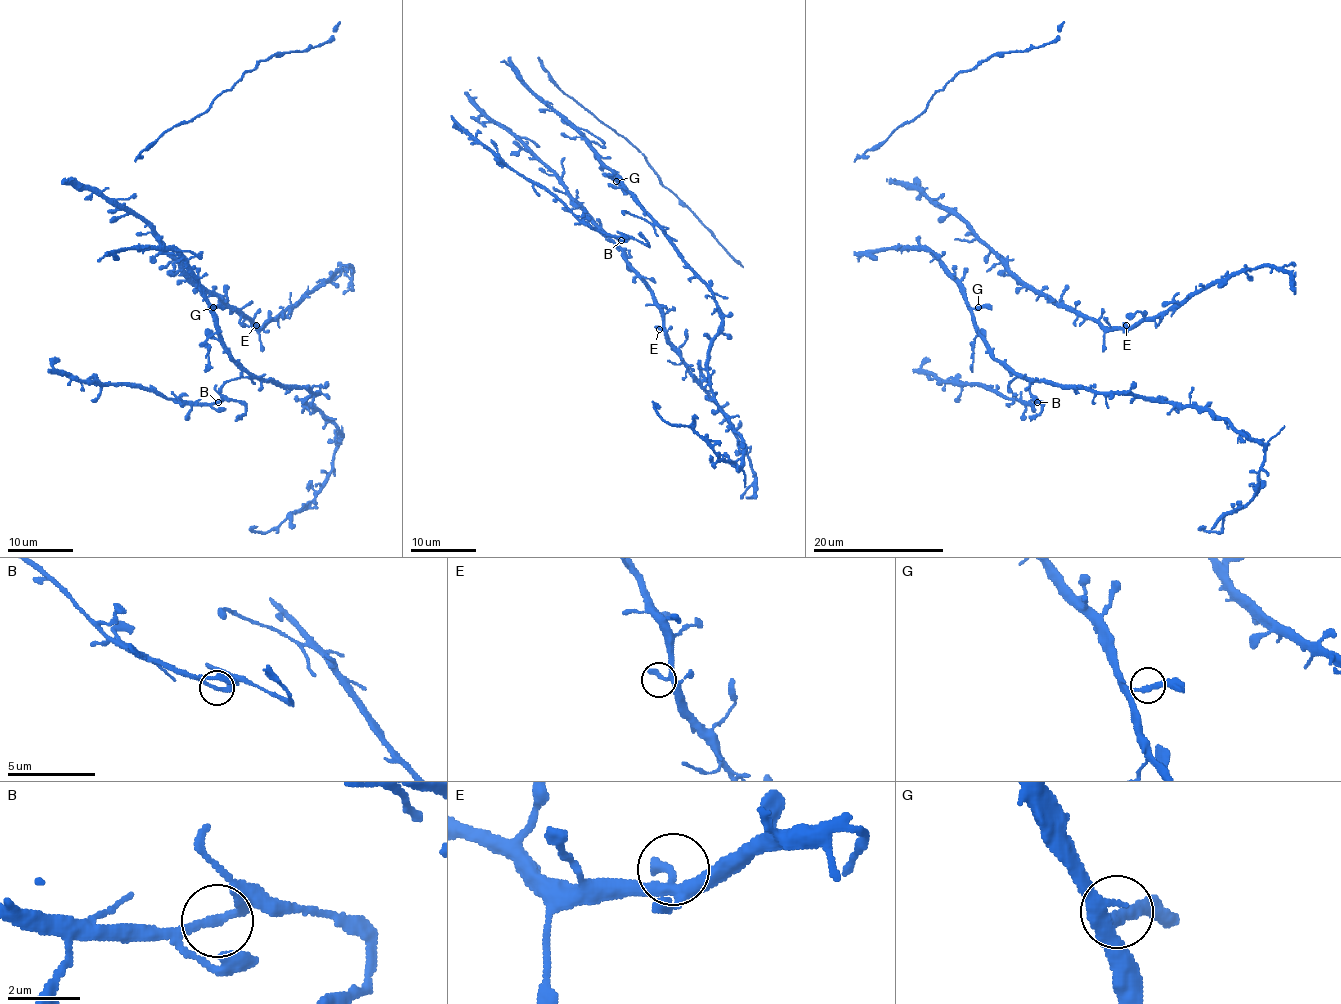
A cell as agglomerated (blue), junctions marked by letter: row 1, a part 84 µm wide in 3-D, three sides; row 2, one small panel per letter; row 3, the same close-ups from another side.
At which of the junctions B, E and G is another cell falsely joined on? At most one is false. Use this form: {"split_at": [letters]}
{"split_at": []}

